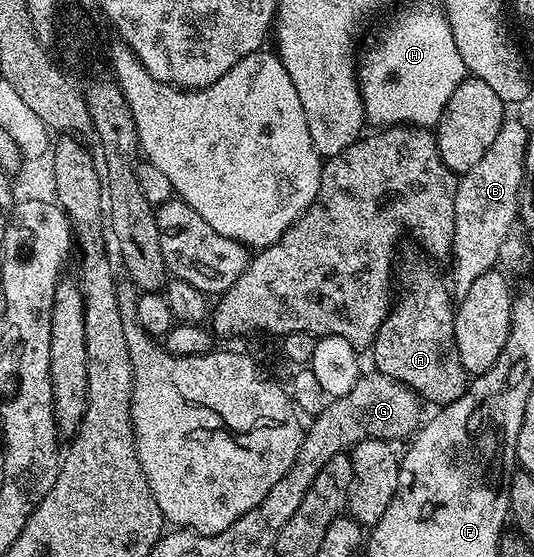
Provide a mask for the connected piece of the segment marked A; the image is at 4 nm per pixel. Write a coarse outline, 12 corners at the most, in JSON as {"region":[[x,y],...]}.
{"region":[[399,267],[375,371],[443,406],[468,391],[449,285]]}

